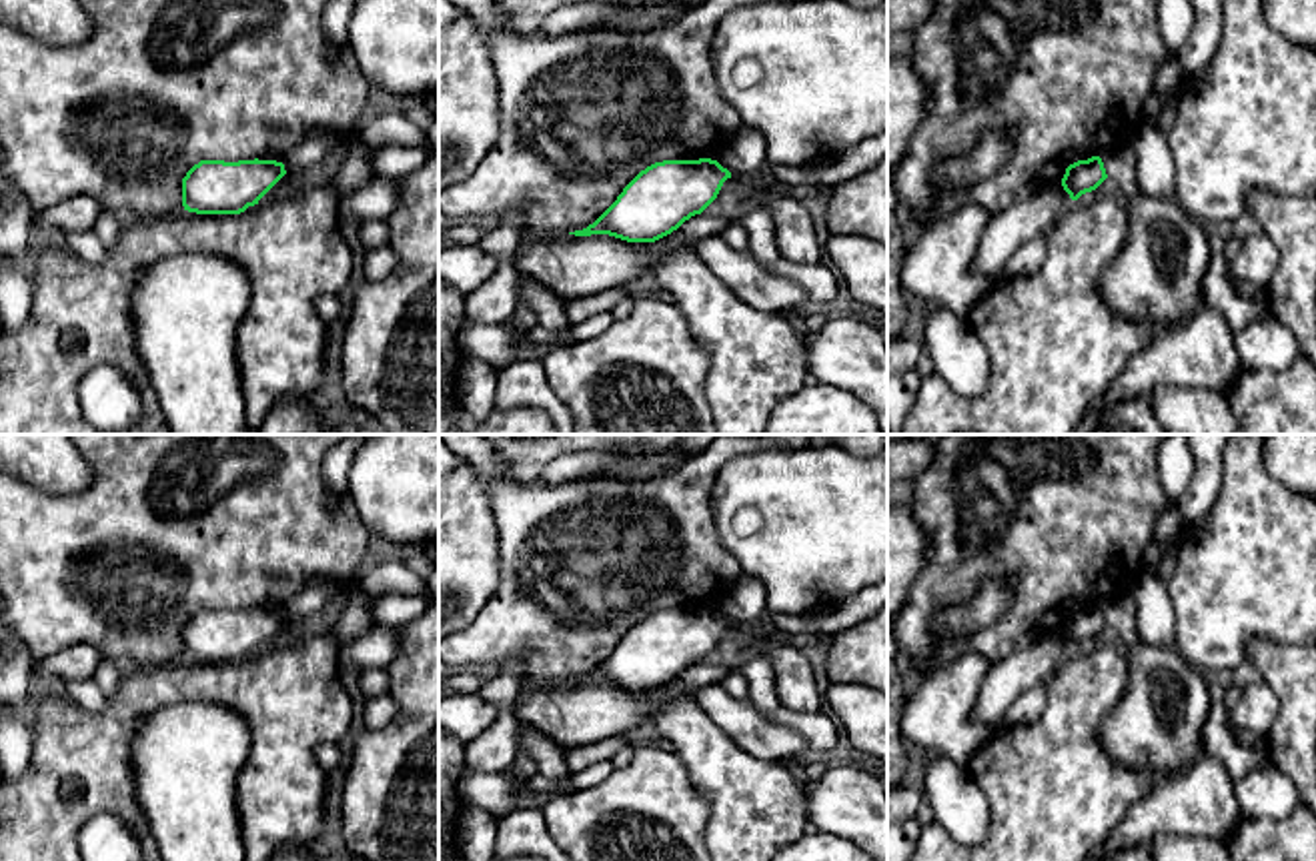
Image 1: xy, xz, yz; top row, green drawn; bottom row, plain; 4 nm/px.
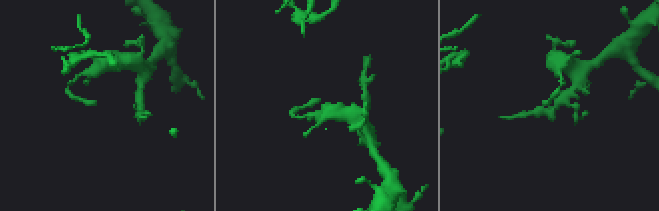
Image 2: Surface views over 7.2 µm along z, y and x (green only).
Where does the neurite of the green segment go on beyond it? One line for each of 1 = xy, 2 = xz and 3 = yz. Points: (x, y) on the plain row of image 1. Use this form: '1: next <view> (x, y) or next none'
1: next none
2: next none
3: next none

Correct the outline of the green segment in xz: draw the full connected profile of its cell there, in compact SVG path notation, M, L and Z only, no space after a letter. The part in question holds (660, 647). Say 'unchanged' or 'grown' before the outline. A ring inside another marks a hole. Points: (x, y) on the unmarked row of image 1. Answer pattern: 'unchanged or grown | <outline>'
unchanged | M711 607L655 611L641 619L593 673L569 683L655 691L701 663L727 627L731 621Z

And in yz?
unchanged | M1092 605L1070 613L1062 627L1062 635L1072 649L1078 649L1082 643L1096 639L1106 627L1108 623L1102 607Z

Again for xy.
unchanged | M200 609L182 627L182 655L196 663L240 663L284 623L276 609Z

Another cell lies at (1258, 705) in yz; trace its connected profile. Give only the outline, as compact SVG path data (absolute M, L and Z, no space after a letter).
M1258 677L1242 687L1242 697L1230 713L1230 723L1268 739L1278 709L1280 701L1276 693Z

